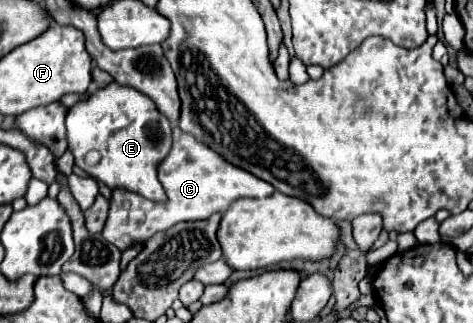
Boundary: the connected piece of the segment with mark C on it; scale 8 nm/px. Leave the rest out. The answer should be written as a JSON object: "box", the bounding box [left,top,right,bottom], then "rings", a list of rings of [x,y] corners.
{"box":[101,127,275,251],"rings":[[[173,127],[173,147],[169,155],[159,163],[157,173],[167,193],[165,203],[147,201],[141,199],[141,195],[123,189],[111,191],[109,217],[101,235],[119,251],[125,251],[135,243],[145,243],[155,233],[165,231],[179,221],[207,219],[217,211],[225,213],[229,205],[239,197],[269,197],[275,191],[263,179],[257,179],[255,175],[227,163],[221,155],[215,155],[215,151],[207,149],[207,145],[199,143],[193,135],[179,131],[179,127]]]}

